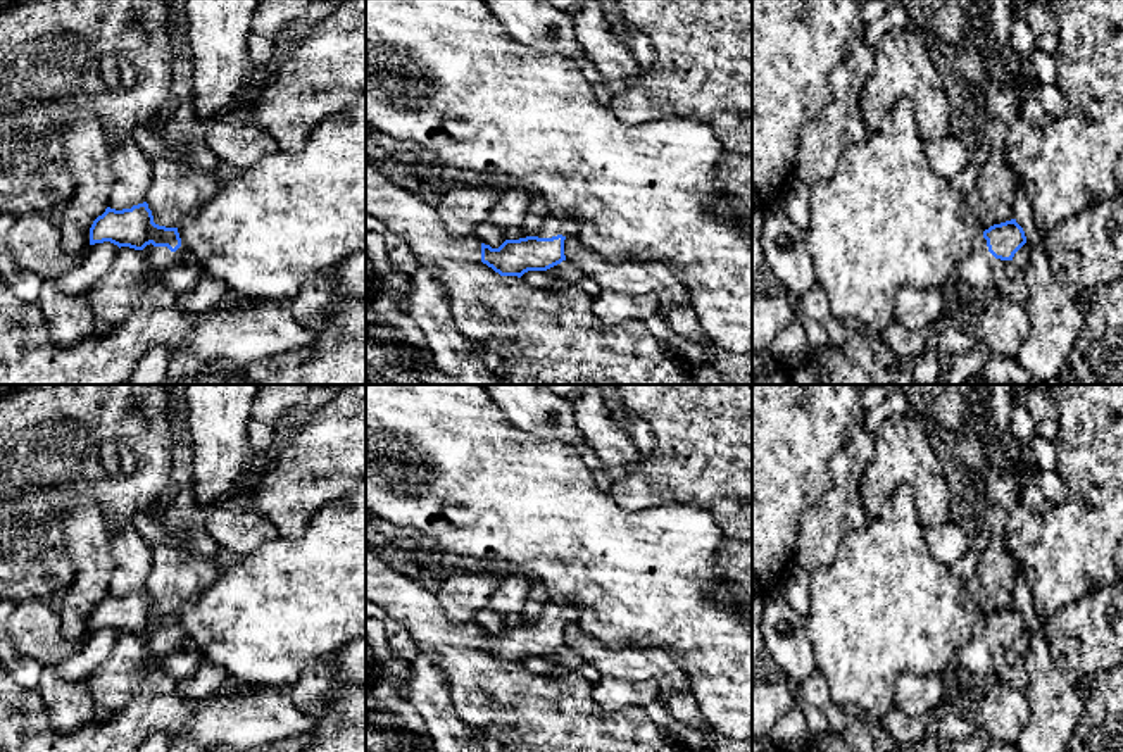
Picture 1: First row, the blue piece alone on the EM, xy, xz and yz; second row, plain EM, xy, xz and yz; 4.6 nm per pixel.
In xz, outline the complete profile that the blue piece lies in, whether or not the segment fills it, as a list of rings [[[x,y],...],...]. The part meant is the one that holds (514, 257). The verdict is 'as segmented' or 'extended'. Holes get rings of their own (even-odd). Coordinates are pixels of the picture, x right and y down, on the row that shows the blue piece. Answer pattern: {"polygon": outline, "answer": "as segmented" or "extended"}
{"polygon": [[[549,214],[536,236],[505,240],[499,248],[481,243],[481,262],[500,276],[521,278],[528,271],[547,271],[562,260],[564,240],[578,233],[580,222]]], "answer": "extended"}

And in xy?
{"polygon": [[[147,202],[122,210],[107,207],[90,228],[90,245],[104,241],[135,250],[152,243],[148,259],[162,273],[162,283],[178,297],[188,293],[205,274],[181,243],[178,228],[155,224]]], "answer": "extended"}

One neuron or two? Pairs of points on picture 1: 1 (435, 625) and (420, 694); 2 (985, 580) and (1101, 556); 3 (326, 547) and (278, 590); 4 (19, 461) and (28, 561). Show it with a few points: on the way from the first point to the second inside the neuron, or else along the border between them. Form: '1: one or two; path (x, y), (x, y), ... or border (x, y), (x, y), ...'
1: two; border (420, 652), (440, 670), (449, 692)
2: two; border (1006, 518), (1004, 547), (1011, 557)
3: one; path (314, 559), (290, 583)
4: one; path (19, 485), (19, 537)

